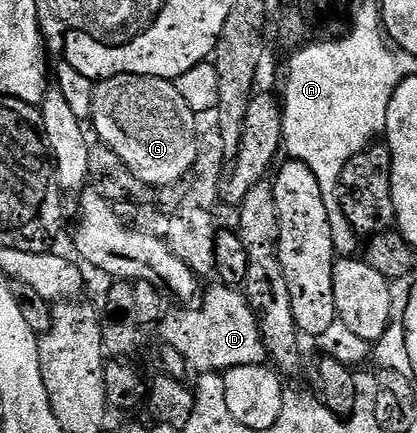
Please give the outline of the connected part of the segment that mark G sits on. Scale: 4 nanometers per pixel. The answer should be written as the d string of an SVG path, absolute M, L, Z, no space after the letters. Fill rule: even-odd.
M118 74L104 78L90 95L91 122L102 145L108 146L145 184L156 188L171 186L190 175L197 160L197 137L194 131L195 113L185 104L185 96L177 92L175 82L166 78Z

